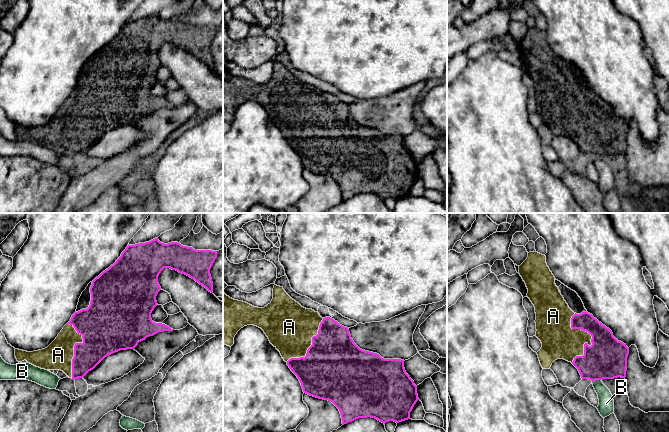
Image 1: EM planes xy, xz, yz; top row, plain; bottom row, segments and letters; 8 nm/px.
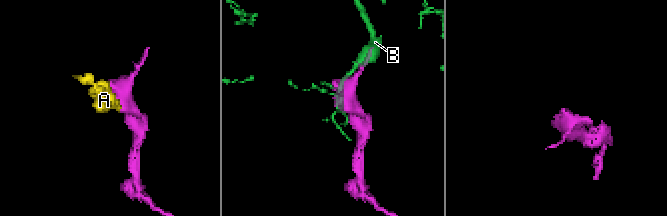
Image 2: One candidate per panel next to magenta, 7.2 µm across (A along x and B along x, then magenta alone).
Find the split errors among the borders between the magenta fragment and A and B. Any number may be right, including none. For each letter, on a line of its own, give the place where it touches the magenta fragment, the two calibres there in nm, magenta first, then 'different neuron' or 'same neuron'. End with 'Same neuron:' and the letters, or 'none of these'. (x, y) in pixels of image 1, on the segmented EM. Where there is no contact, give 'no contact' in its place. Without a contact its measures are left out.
A: meets magenta in yz at (592, 338); 320 nm thick on the magenta side, 280 nm on the other; same neuron
B: meets magenta in yz at (596, 379); 320 nm thick on the magenta side, 130 nm on the other; different neuron
Same neuron: A

